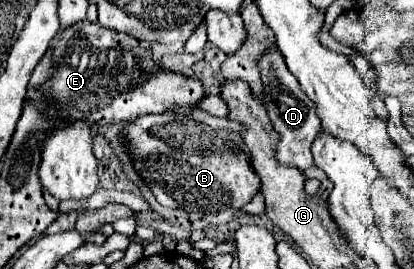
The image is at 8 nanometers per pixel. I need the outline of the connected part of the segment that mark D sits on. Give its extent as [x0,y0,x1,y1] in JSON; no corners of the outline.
[259,49,321,171]

